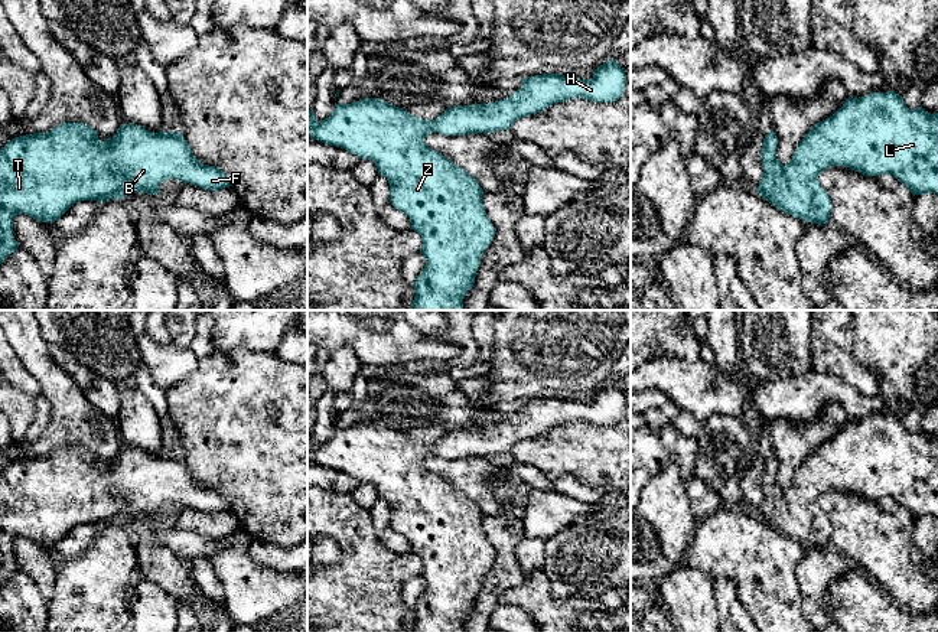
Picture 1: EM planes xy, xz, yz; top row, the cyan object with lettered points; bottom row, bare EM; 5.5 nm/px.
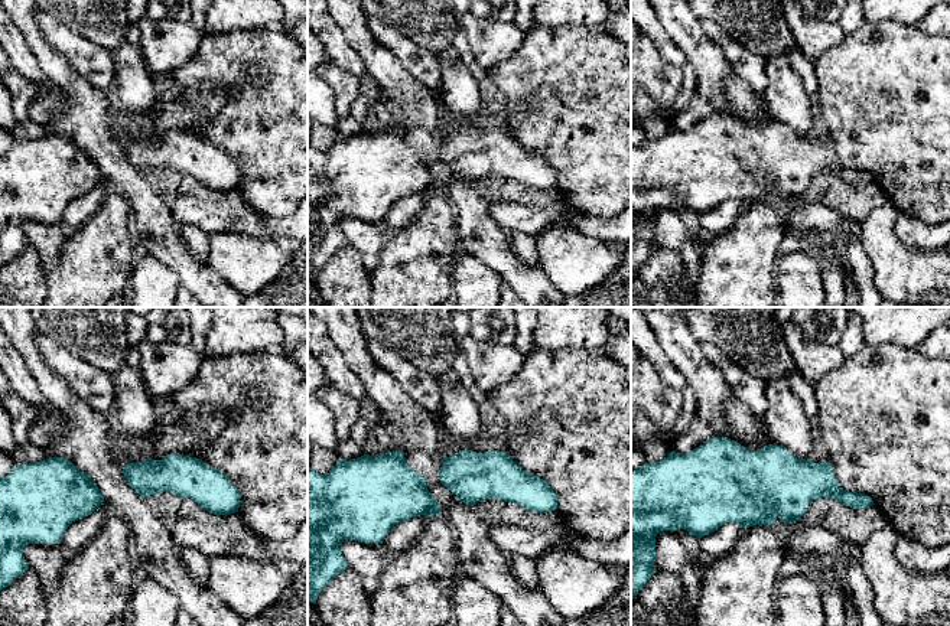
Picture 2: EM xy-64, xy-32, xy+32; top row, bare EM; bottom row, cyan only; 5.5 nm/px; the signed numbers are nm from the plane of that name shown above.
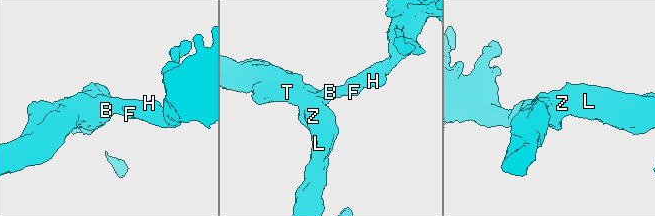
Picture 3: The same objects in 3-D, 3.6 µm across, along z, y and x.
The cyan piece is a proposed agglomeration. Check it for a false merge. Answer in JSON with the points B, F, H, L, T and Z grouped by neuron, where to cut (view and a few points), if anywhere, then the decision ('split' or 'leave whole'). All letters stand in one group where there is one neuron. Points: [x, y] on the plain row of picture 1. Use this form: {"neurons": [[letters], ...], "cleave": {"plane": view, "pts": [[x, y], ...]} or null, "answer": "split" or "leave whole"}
{"neurons": [["B", "F", "H", "L", "T", "Z"]], "cleave": null, "answer": "leave whole"}

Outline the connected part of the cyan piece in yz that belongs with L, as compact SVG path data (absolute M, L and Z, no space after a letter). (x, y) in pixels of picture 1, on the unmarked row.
M895 414L849 420L831 440L817 446L801 463L784 489L776 482L778 460L769 455L762 466L763 498L758 517L779 534L804 545L828 547L831 524L818 498L831 489L844 489L866 499L893 498L911 517L938 518L938 436L909 433Z

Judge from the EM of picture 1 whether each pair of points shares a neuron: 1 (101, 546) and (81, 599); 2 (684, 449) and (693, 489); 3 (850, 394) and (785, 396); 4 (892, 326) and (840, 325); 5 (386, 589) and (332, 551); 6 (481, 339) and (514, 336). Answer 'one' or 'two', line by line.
1: one
2: two
3: one
4: two
5: two
6: two

